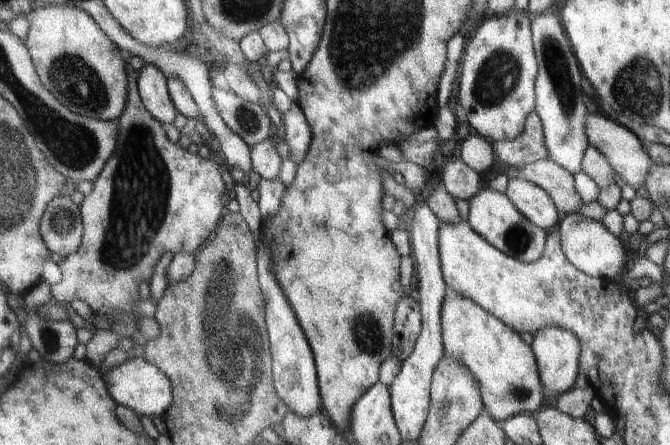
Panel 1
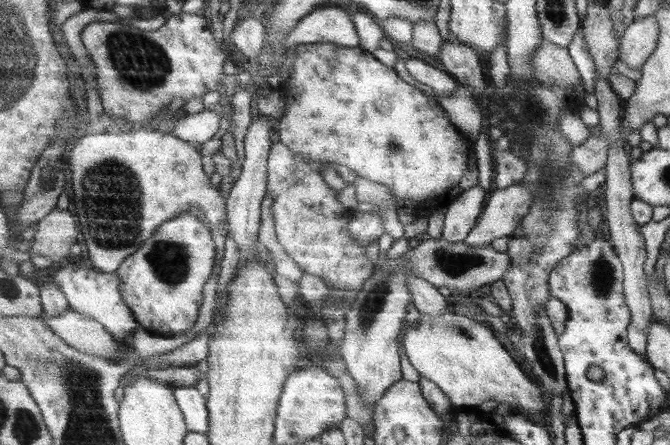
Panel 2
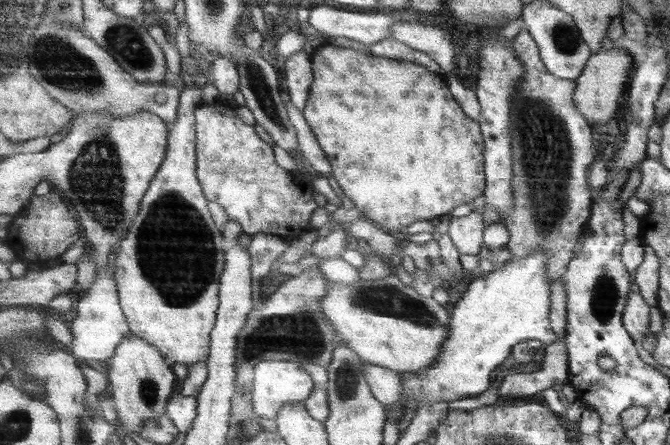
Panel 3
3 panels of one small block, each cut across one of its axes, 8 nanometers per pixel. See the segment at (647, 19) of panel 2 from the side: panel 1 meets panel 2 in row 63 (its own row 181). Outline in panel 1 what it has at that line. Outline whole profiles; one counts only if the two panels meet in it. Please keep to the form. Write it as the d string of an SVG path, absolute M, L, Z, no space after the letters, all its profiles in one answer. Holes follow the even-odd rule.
M599 111L586 113L584 123L588 146L596 148L605 156L611 170L618 174L626 185L631 186L633 189L643 187L643 180L645 180L647 170L649 170L652 162L644 151L641 141L629 129L607 119Z

